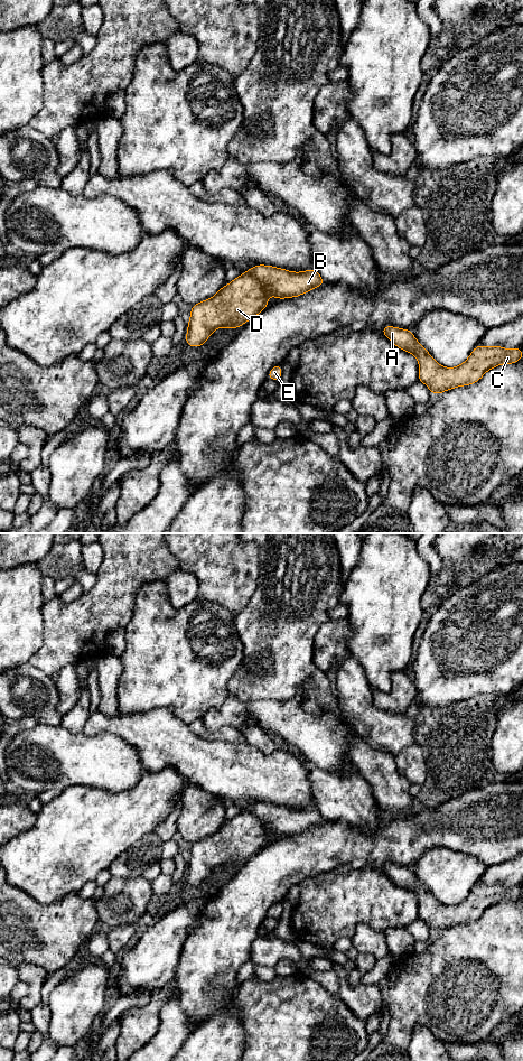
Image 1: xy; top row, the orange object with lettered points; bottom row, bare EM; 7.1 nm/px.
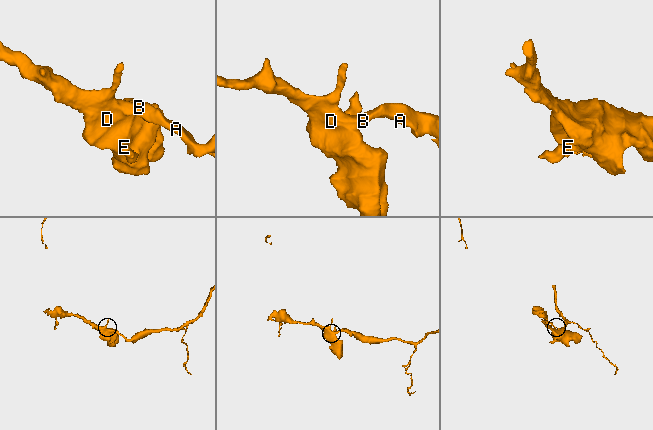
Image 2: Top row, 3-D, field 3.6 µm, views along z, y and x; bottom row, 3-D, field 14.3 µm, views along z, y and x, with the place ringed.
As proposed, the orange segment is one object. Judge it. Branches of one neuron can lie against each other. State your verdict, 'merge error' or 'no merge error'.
merge error

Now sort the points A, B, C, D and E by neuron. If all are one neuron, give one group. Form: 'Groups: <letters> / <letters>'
Groups: A B C / D E

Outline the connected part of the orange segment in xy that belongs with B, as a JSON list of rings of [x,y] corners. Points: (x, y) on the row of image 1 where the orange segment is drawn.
[[[258,263],[244,273],[255,278],[278,300],[299,297],[325,285],[316,268],[295,272]]]

